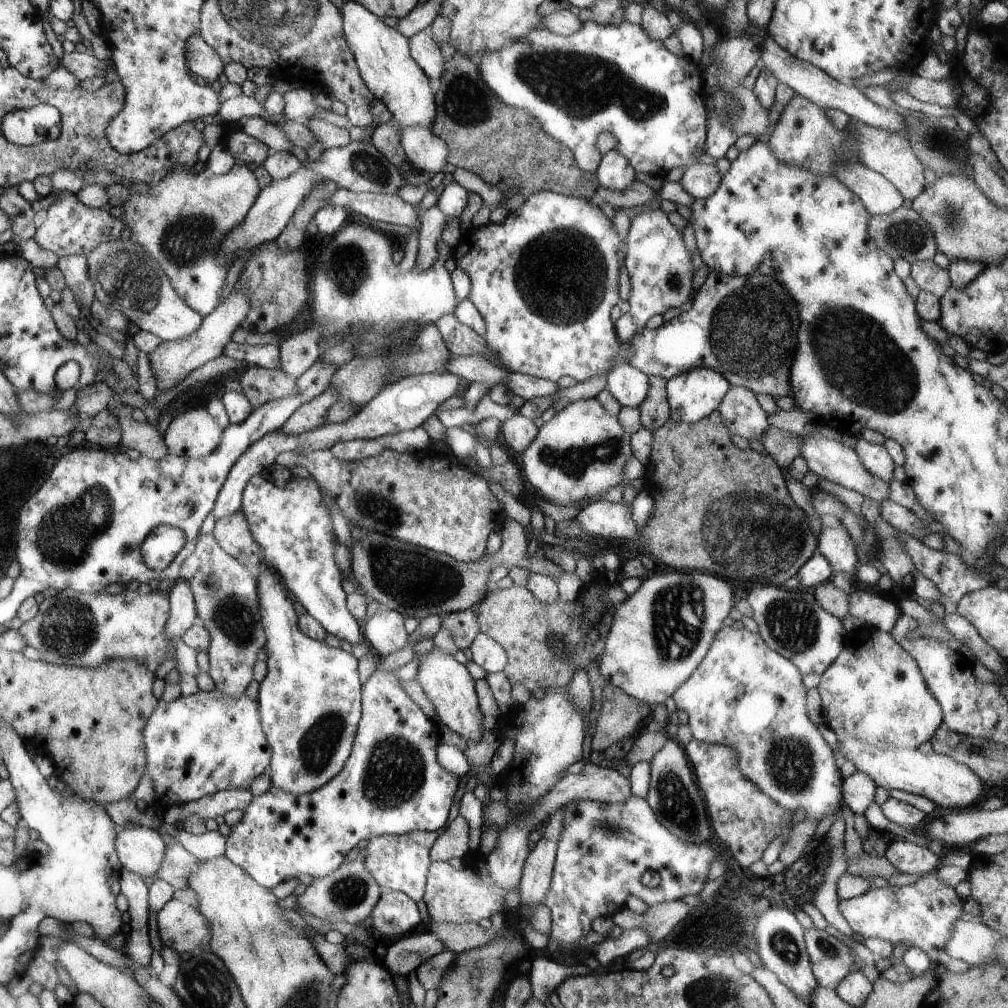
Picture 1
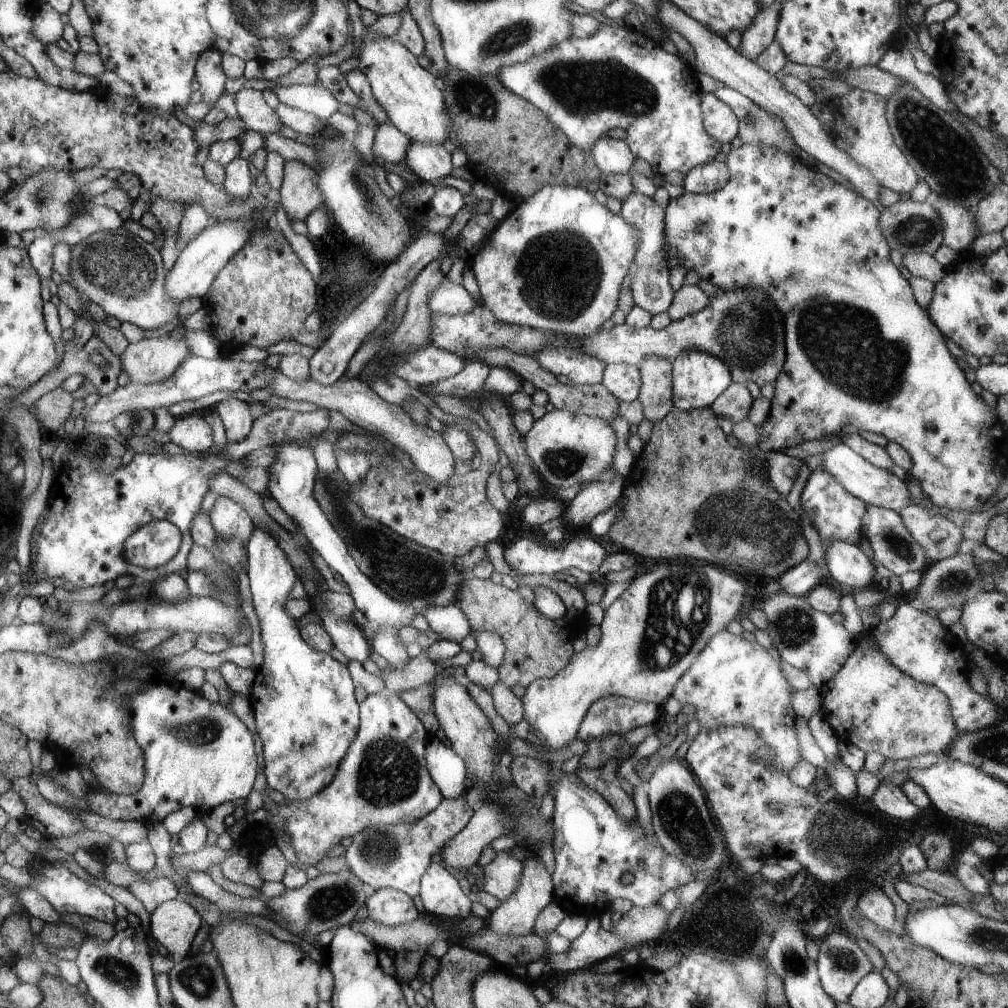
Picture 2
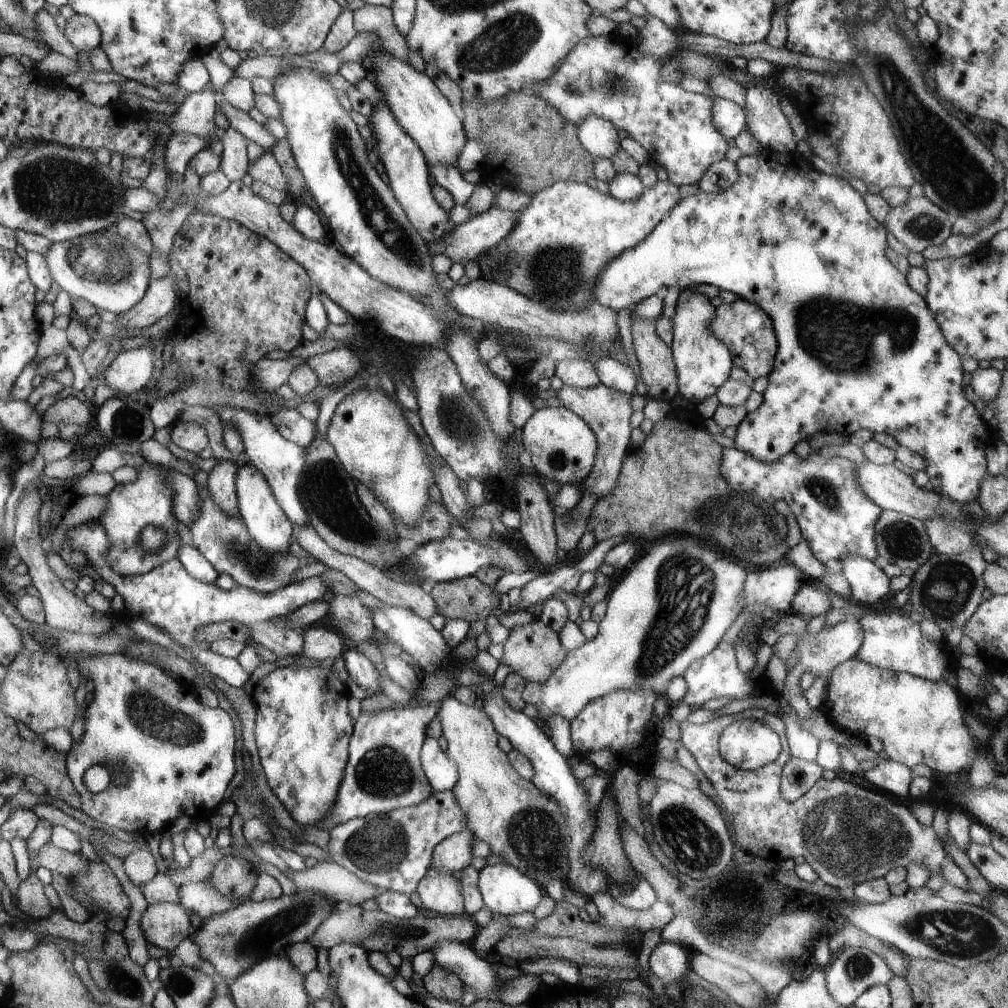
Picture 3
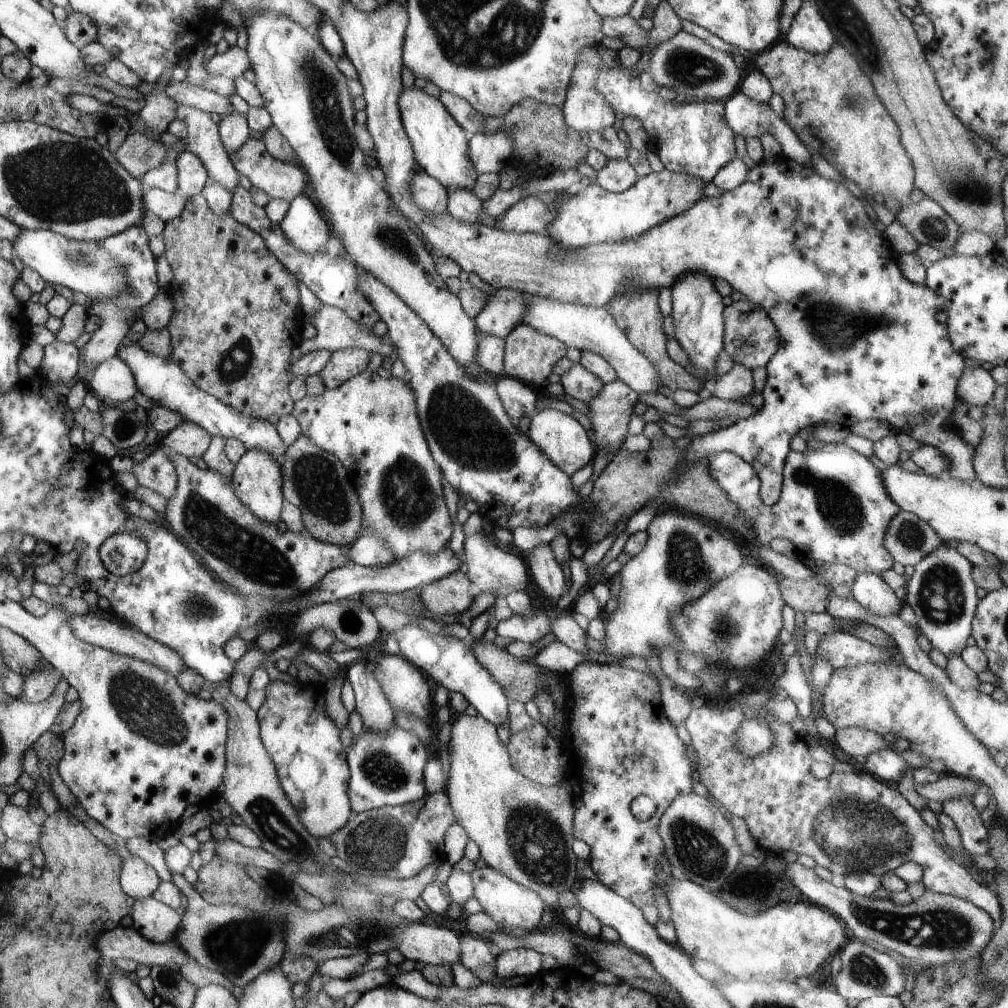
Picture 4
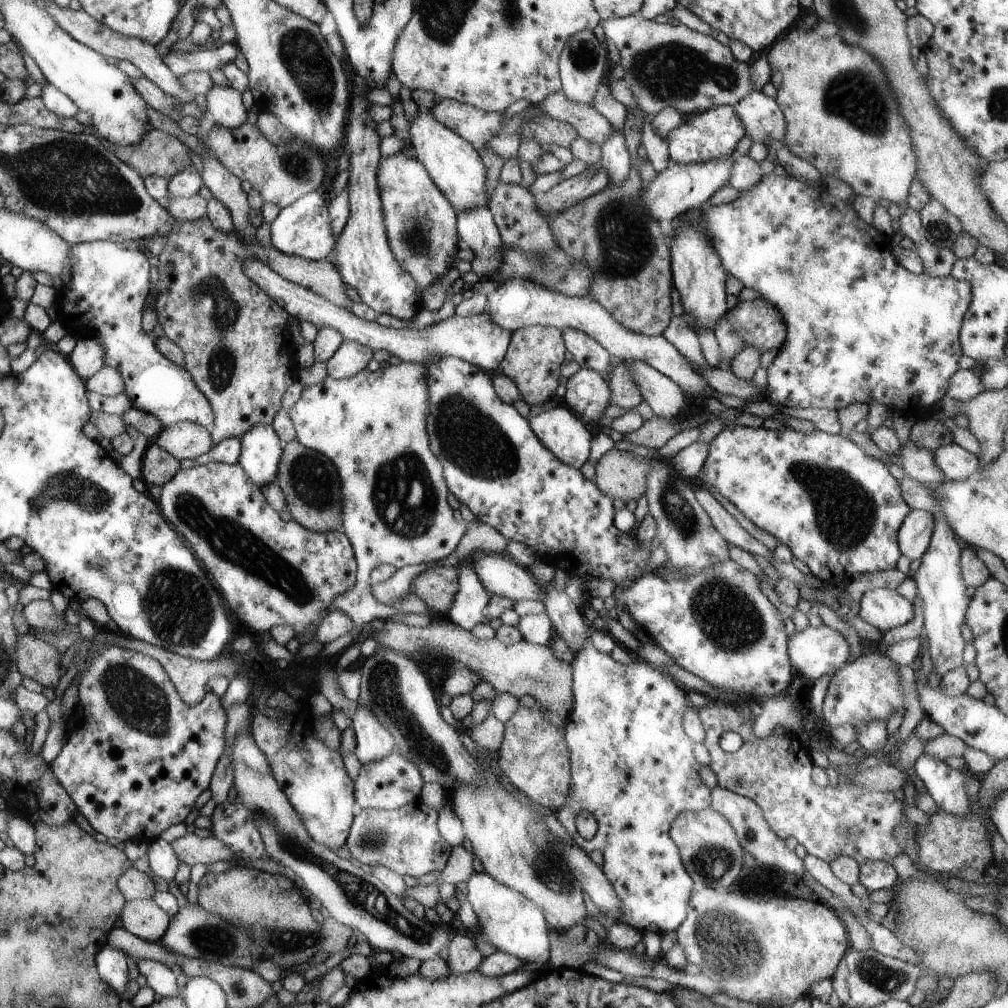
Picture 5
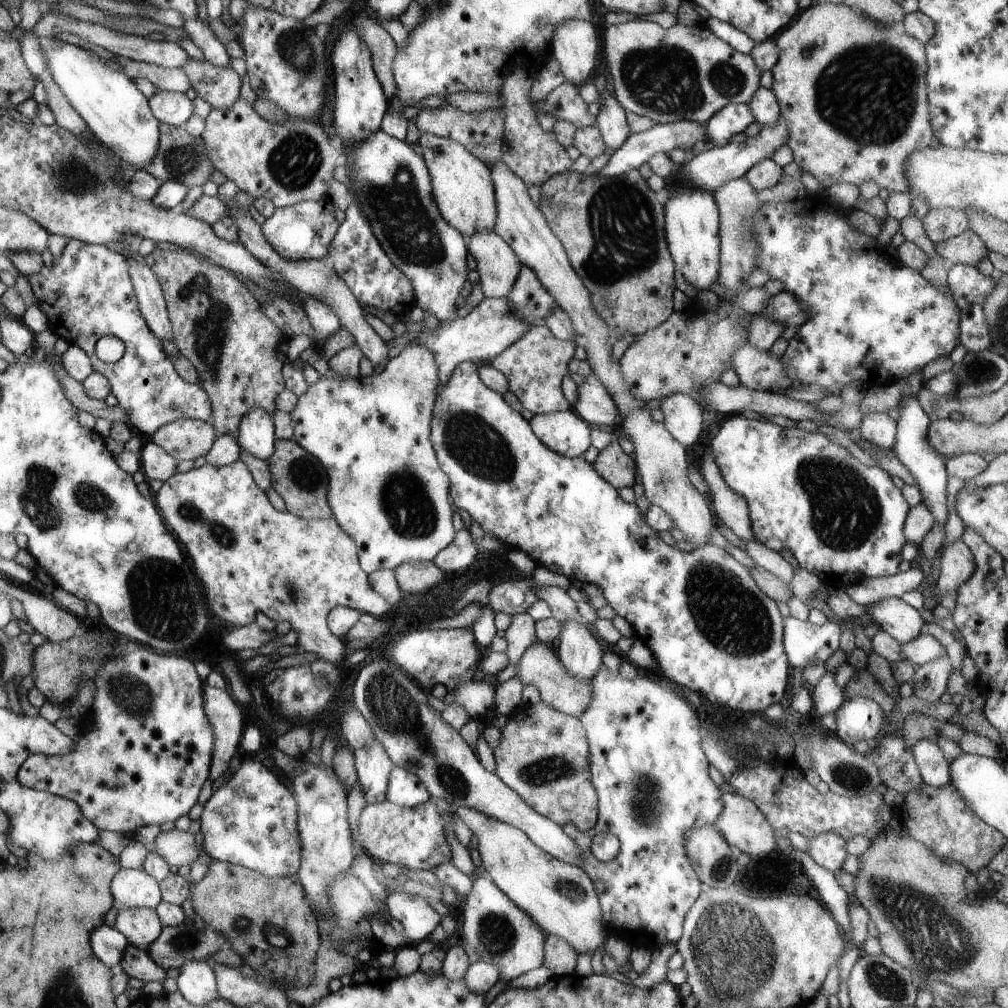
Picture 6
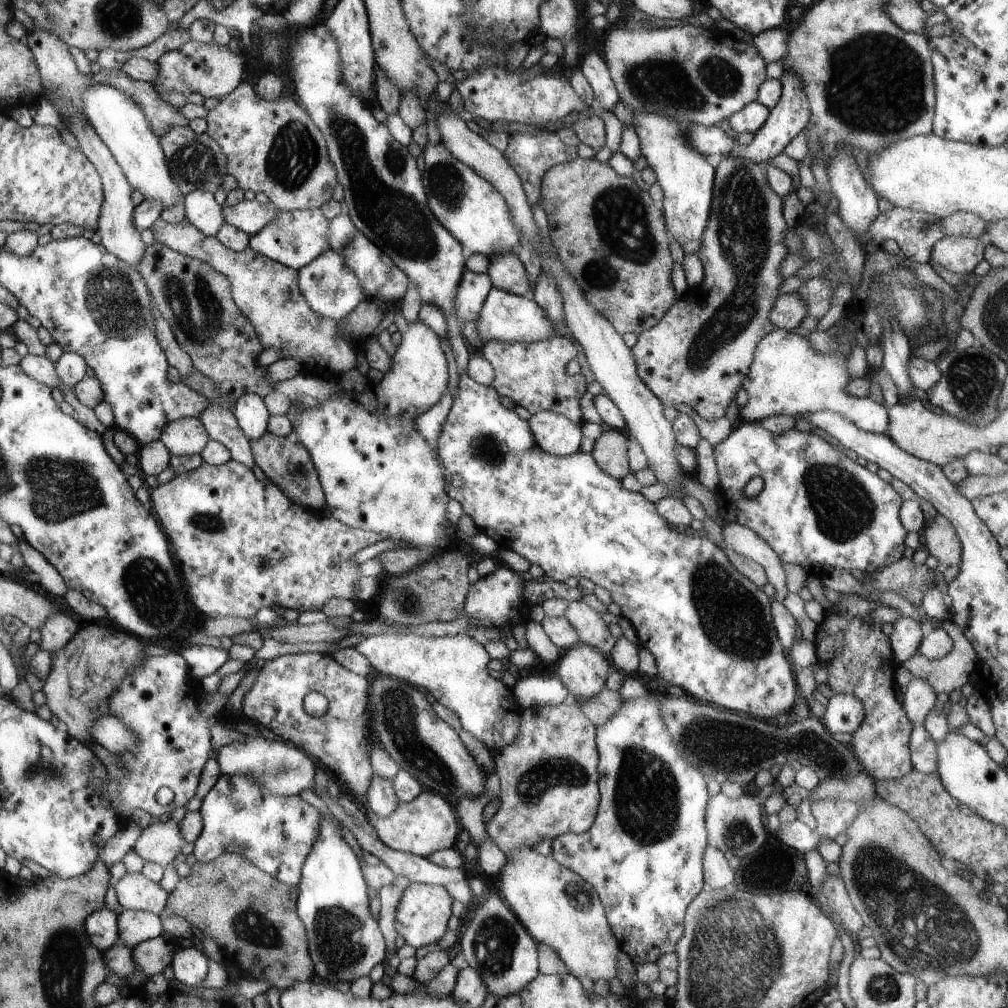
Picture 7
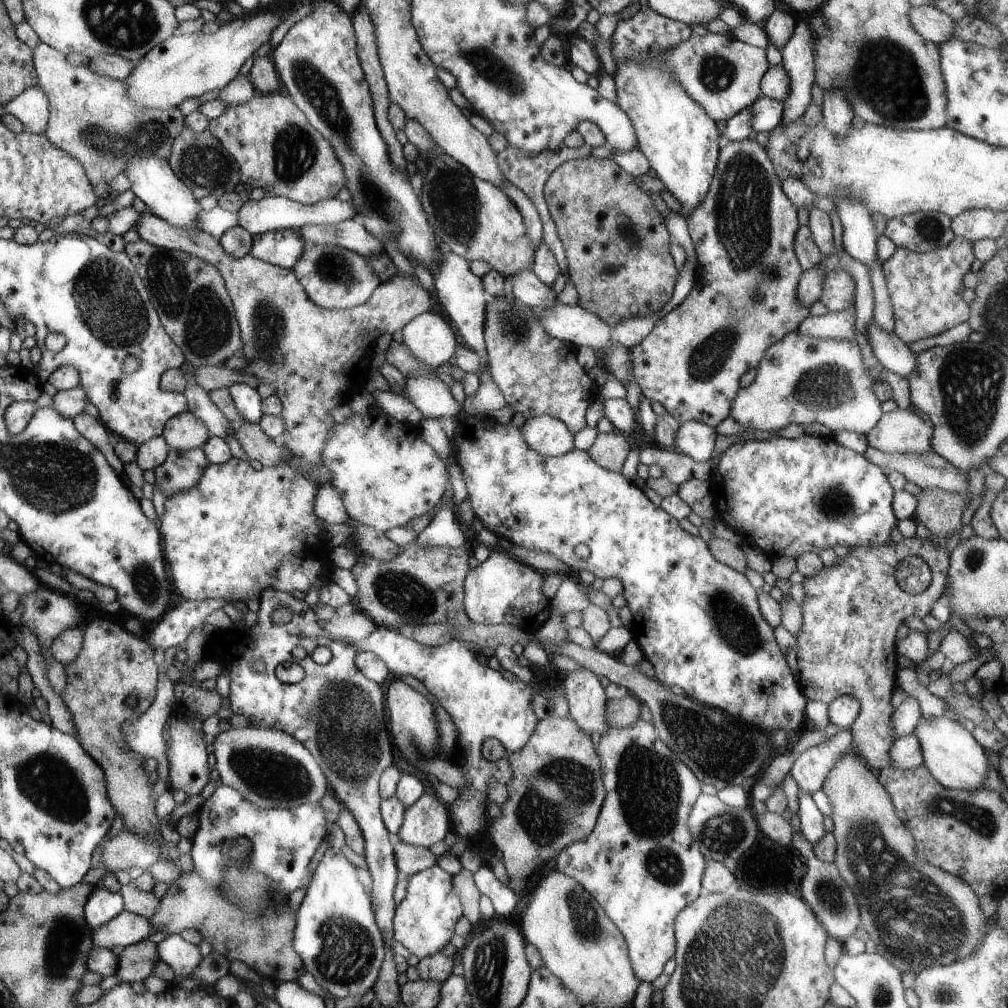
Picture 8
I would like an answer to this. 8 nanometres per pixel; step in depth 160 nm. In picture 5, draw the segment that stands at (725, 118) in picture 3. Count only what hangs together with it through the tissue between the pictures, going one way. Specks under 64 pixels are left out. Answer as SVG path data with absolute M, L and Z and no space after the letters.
M756 89L733 107L742 120L746 135L754 143L764 143L773 138L785 144L787 124L775 98Z

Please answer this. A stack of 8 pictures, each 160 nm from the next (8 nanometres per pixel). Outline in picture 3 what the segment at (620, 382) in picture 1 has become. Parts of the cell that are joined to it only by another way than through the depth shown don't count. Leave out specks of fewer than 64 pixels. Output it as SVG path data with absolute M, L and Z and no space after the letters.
M606 356L599 358L593 365L602 385L630 395L642 390L640 382L636 379L633 370L628 366L626 359L619 361Z

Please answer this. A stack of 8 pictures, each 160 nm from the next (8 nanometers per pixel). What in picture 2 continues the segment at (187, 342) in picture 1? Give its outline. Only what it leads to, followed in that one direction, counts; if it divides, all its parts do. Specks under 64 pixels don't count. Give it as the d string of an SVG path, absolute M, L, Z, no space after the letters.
M170 335L128 343L119 359L121 371L128 374L132 383L149 385L171 377L178 365L190 355L185 337L175 339Z

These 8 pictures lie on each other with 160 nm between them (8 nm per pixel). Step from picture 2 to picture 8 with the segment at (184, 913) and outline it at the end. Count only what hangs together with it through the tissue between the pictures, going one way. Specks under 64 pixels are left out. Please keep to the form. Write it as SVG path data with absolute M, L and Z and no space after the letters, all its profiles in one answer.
M125 911L110 925L91 928L91 931L94 947L118 951L148 939L154 926L152 919Z

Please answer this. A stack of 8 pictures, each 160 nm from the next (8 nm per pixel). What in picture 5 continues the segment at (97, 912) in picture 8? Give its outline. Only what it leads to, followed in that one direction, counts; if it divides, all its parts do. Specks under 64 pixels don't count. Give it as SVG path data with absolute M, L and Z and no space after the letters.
M106 944L96 956L97 970L100 972L102 980L120 995L124 988L128 986L128 958L117 947Z

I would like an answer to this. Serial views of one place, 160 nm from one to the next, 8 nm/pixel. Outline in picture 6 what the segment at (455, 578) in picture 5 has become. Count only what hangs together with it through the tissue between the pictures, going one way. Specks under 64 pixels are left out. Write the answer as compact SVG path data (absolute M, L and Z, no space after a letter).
M408 561L392 570L399 587L408 594L426 592L438 586L445 576L445 572L434 561Z

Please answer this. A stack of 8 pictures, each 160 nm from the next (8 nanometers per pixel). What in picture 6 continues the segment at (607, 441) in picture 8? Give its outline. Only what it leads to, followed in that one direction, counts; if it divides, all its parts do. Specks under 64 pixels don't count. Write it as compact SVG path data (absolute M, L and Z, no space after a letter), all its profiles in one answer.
M615 432L611 444L599 452L593 467L607 483L620 490L620 488L632 487L635 483L636 465L634 457L622 451L616 437L617 433Z

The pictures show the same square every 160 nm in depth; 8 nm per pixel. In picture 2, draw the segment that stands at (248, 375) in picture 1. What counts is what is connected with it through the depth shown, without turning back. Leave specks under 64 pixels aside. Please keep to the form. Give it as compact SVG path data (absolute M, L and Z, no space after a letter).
M277 370L275 378L266 389L269 391L273 389L274 394L280 398L314 402L329 412L332 410L341 412L356 426L375 433L408 454L415 468L434 479L438 484L445 485L454 474L454 464L456 464L454 455L438 431L432 430L428 425L418 424L410 418L402 405L395 405L383 400L368 384L356 377L342 376L334 384L321 385L312 380L296 382Z

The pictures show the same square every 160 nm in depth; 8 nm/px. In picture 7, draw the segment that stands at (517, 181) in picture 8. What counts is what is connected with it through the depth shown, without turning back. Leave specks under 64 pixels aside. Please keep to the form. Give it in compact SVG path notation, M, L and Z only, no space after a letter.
M544 132L542 136L529 136L524 134L509 135L509 143L506 150L502 153L508 164L516 171L516 174L522 181L524 192L526 193L527 201L534 206L539 204L541 195L541 184L544 174L553 166L572 162L576 157L577 148L564 144L556 133Z

